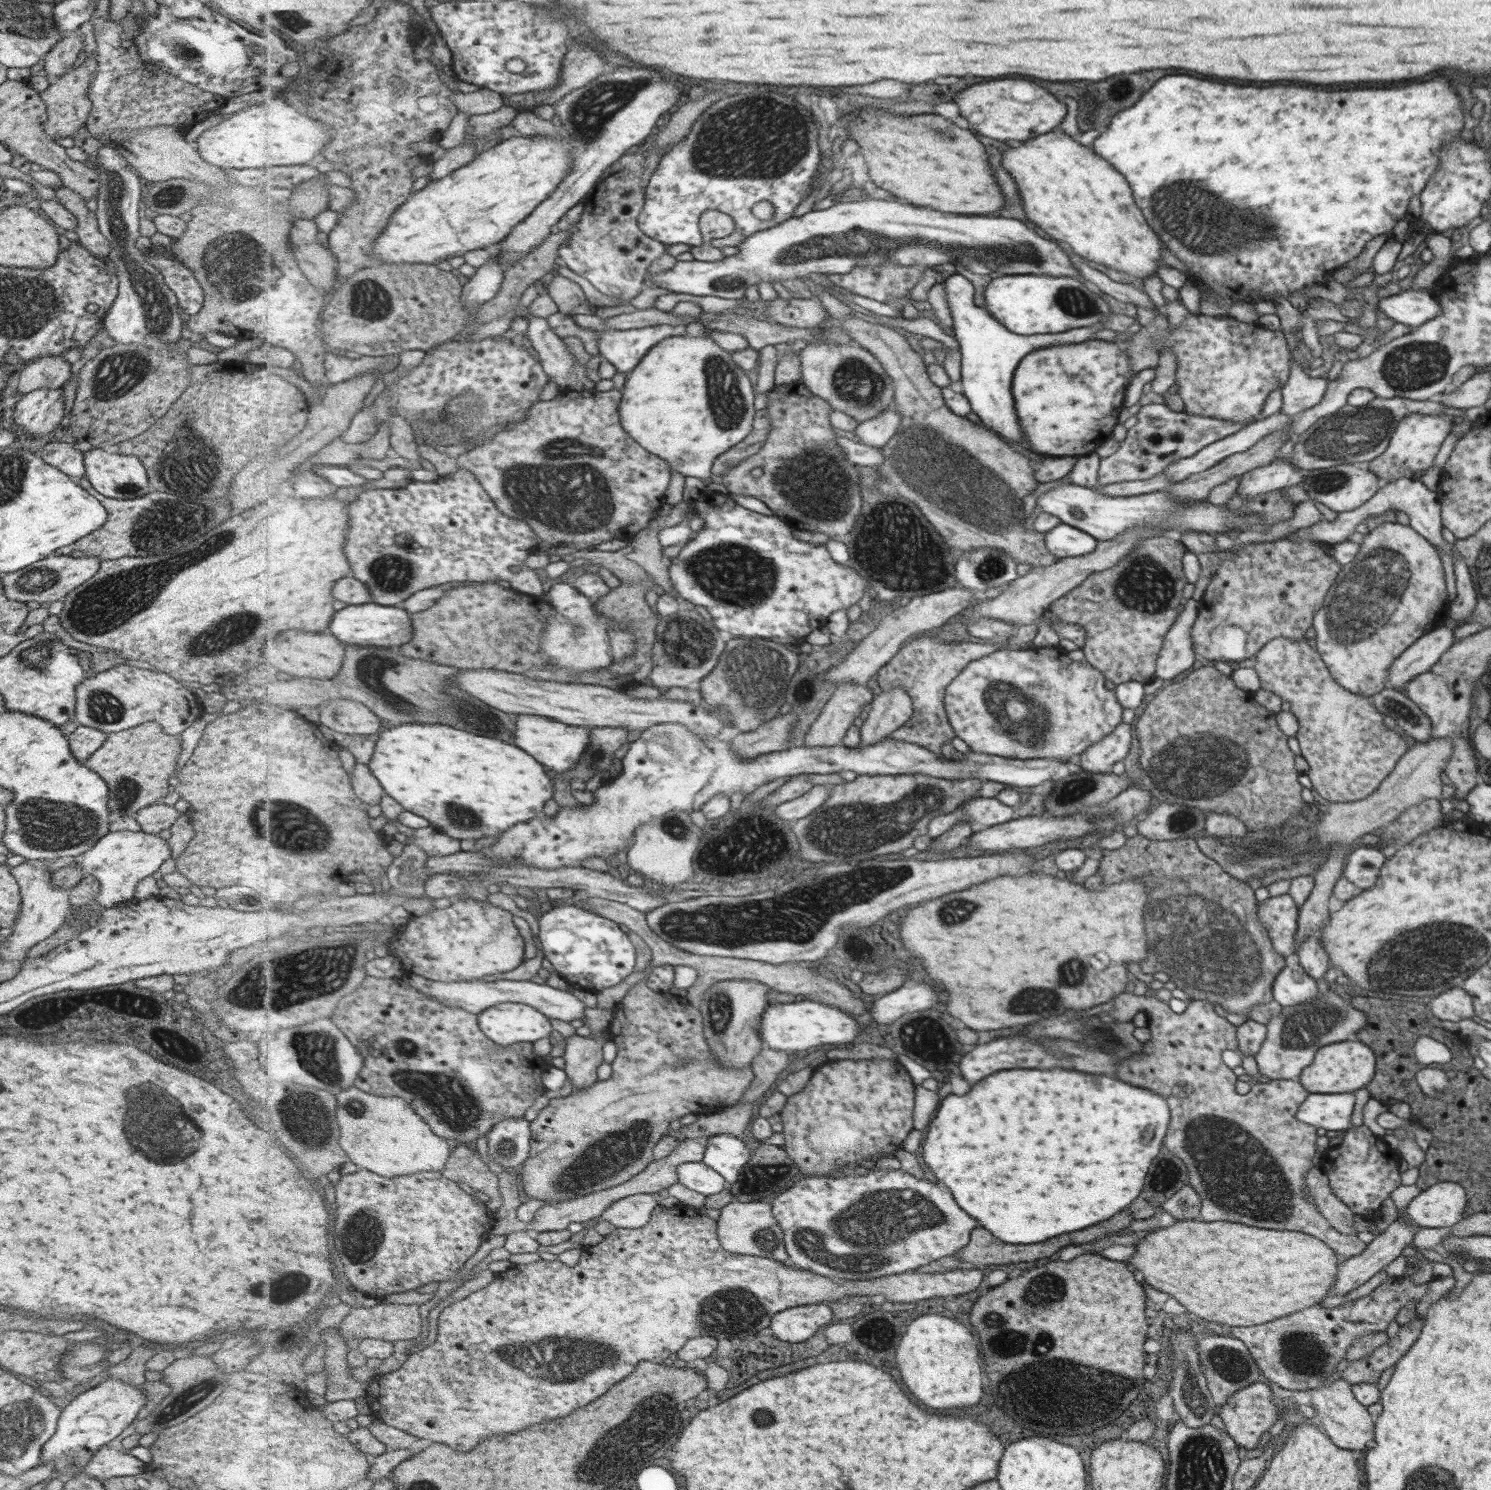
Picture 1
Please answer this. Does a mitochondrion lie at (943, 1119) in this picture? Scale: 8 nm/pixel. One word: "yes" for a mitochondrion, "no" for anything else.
no

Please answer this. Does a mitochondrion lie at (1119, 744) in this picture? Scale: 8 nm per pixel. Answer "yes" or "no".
no

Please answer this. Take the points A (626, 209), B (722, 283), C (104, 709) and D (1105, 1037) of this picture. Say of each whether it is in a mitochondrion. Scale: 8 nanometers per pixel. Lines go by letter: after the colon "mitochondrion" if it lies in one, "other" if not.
A: other
B: mitochondrion
C: mitochondrion
D: mitochondrion

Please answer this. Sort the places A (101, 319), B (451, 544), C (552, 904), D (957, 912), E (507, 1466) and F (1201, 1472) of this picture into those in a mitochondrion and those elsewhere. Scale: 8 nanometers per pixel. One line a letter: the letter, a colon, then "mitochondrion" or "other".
A: other
B: other
C: other
D: mitochondrion
E: other
F: mitochondrion

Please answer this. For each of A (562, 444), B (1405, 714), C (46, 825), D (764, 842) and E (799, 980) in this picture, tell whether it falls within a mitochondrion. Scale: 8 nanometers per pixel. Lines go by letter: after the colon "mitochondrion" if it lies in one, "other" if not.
A: mitochondrion
B: mitochondrion
C: mitochondrion
D: mitochondrion
E: other

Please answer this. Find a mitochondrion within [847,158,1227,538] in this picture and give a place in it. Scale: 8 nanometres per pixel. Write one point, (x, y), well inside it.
(967, 486)

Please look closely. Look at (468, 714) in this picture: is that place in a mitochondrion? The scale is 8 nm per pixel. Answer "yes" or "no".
yes

